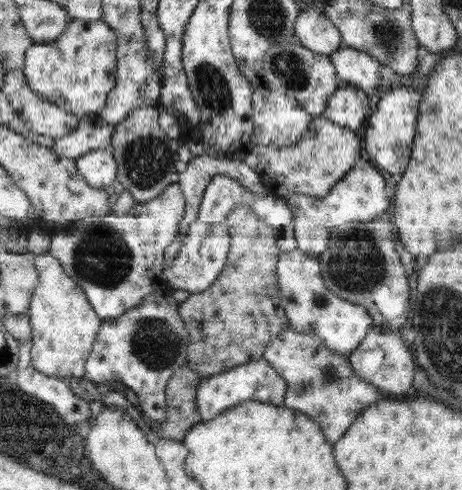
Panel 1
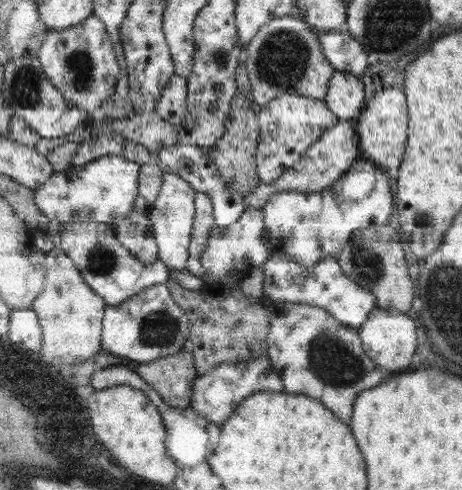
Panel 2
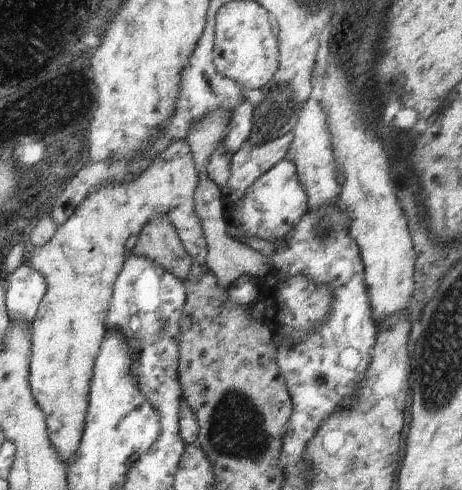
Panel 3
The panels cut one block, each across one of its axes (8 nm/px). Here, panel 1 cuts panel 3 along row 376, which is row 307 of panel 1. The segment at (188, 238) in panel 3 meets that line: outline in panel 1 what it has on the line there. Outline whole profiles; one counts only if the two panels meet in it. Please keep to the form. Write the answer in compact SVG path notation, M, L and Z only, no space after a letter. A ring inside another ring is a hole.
M48 252L35 255L33 261L39 276L28 310L33 367L51 378L80 378L85 373L86 359L104 321L57 258Z

